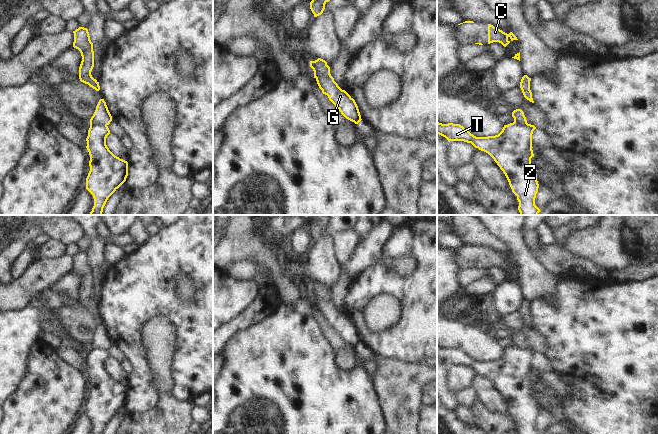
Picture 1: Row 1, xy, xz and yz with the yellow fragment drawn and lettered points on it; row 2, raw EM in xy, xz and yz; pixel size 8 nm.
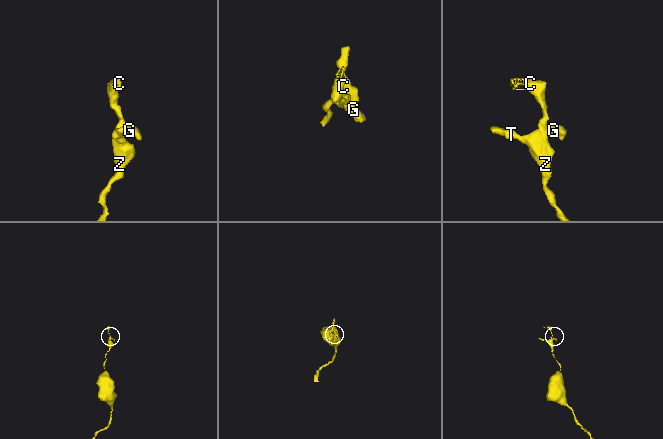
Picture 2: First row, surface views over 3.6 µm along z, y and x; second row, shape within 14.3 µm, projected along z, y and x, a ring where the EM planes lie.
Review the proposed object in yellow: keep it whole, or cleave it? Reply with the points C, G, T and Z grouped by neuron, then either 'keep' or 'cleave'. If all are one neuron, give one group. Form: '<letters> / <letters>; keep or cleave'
C / G T Z; cleave

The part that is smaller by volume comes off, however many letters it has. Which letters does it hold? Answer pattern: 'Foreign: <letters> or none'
Foreign: C

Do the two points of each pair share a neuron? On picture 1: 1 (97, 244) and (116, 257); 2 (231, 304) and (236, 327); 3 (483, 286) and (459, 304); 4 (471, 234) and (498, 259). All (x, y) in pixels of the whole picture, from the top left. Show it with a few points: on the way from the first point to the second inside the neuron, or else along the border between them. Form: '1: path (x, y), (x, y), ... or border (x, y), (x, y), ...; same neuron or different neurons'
1: border (107, 245), (105, 260); different neurons
2: border (252, 304), (223, 325); different neurons
3: path (476, 288), (466, 292), (461, 297); same neuron
4: border (465, 244), (490, 247), (505, 257); different neurons

